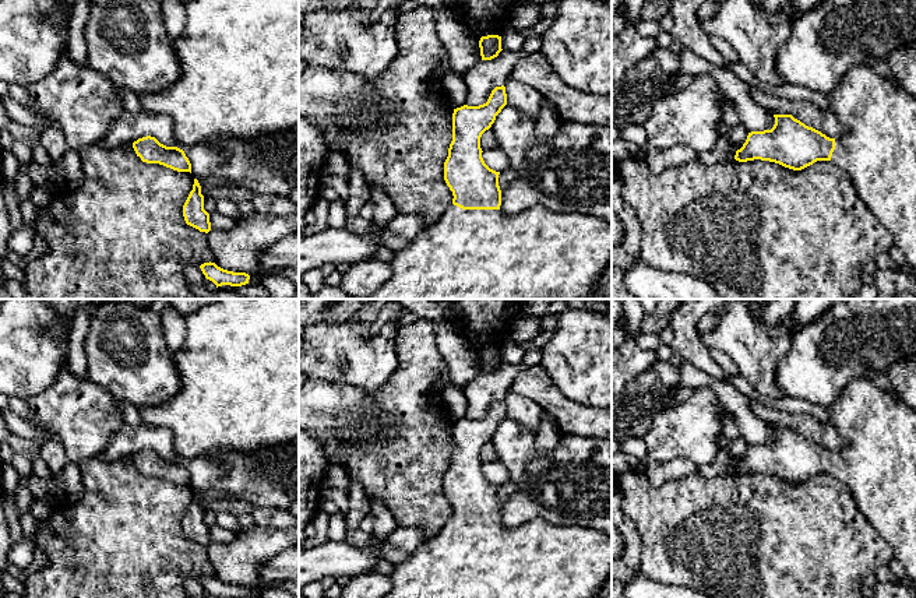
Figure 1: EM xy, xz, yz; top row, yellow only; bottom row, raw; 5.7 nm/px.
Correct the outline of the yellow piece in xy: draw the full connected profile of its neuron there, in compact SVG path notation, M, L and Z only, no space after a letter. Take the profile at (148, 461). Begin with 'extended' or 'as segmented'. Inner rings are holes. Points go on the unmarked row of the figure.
extended; M219 299L207 305L186 317L186 340L173 360L182 379L180 391L162 404L140 407L140 415L149 428L172 430L176 457L166 460L151 448L138 451L133 461L140 474L191 486L184 461L215 458L225 450L244 453L299 440L299 299Z

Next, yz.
extended; M853 379L842 391L841 398L828 408L831 425L843 436L846 446L829 451L821 444L806 439L792 428L774 428L771 443L751 444L746 455L736 464L734 472L754 472L779 476L793 483L802 483L817 474L831 474L842 481L866 520L891 546L894 559L902 563L906 576L916 581L916 412L901 398L878 387L871 379Z

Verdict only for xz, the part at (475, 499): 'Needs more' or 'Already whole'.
Needs more

